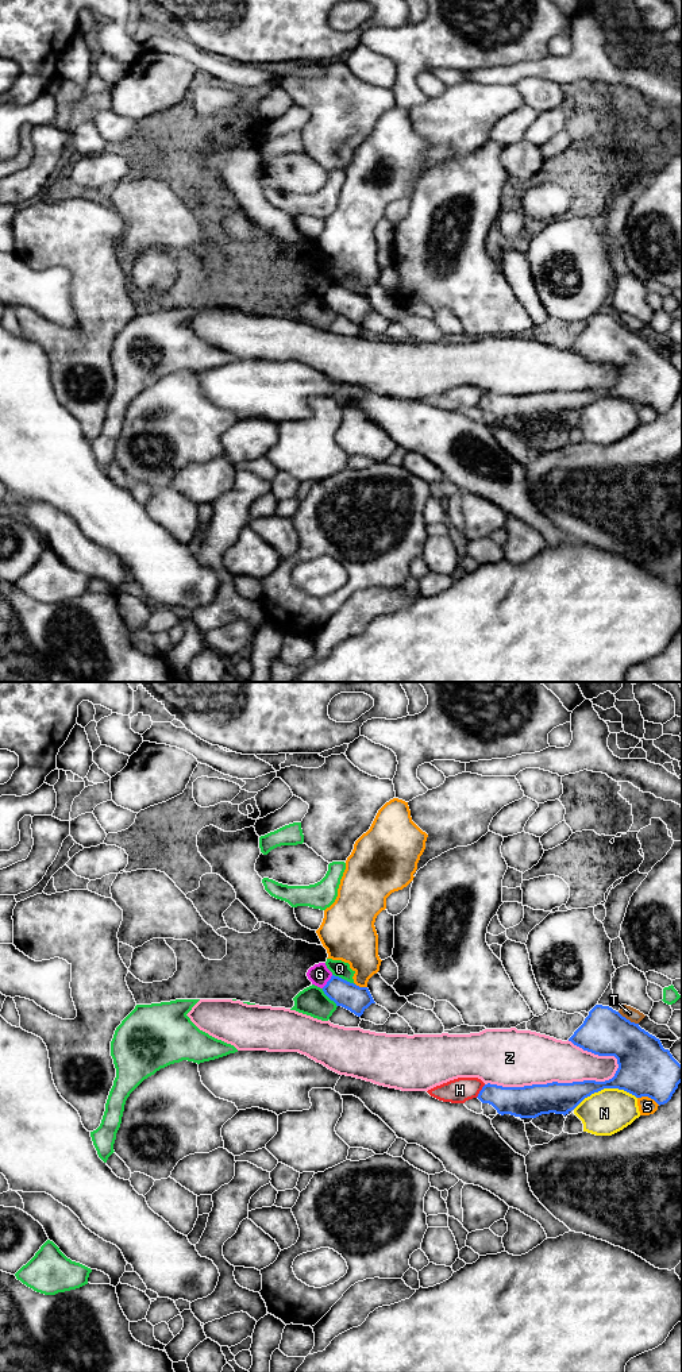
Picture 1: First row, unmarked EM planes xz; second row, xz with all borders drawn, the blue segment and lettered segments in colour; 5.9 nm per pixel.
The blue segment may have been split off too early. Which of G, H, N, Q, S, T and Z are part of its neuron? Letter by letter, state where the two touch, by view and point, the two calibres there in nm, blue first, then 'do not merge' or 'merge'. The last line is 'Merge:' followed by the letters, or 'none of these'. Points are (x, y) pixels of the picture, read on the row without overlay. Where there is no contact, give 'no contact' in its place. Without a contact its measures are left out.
G: contact xz (327, 291); calibres 160 and 120 nm; do not merge
H: contact xz (480, 400); calibres 180 and 150 nm; do not merge
N: contact xz (604, 396); calibres 300 and 260 nm; do not merge
Q: contact xz (343, 288); calibres 160 and 100 nm; do not merge
S: contact xz (648, 405); calibres 320 and 100 nm; do not merge
T: contact xz (628, 328); calibres 300 and 80 nm; do not merge
Z: contact xz (554, 390); calibres 190 and 340 nm; do not merge
Merge: none of these

